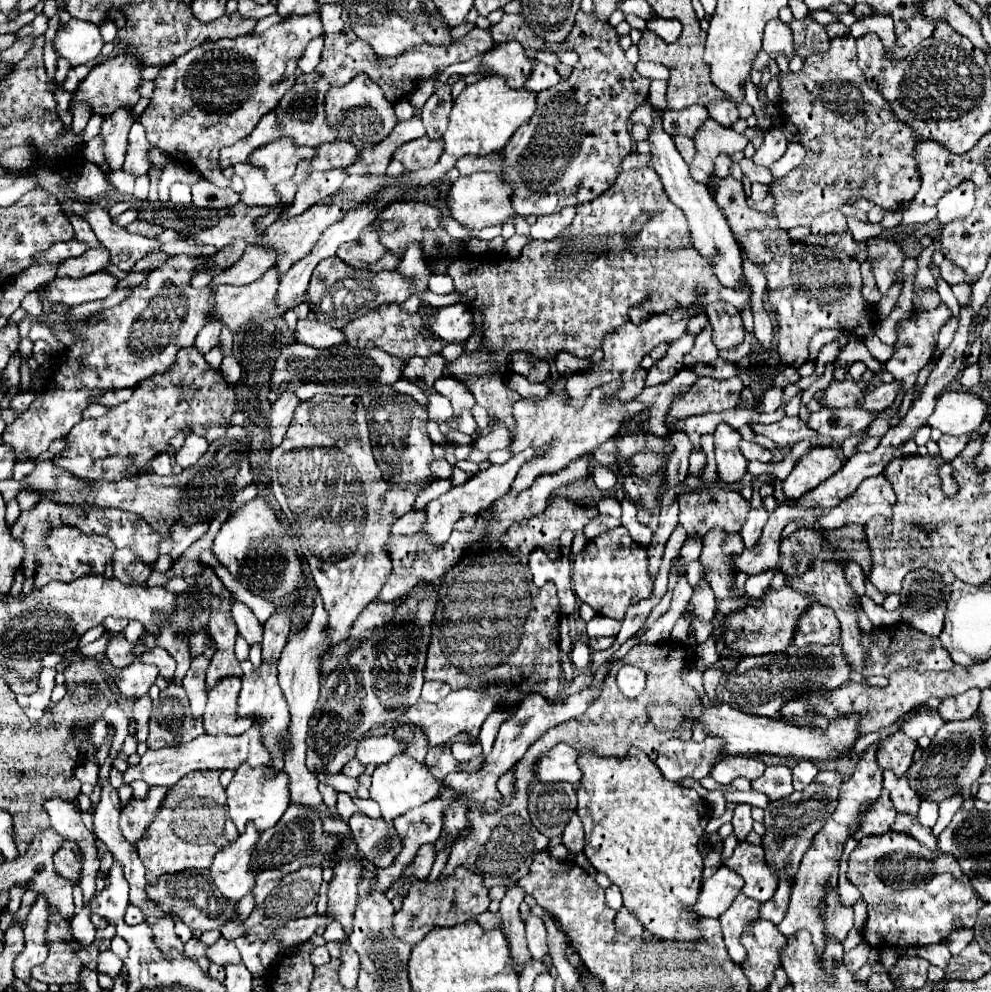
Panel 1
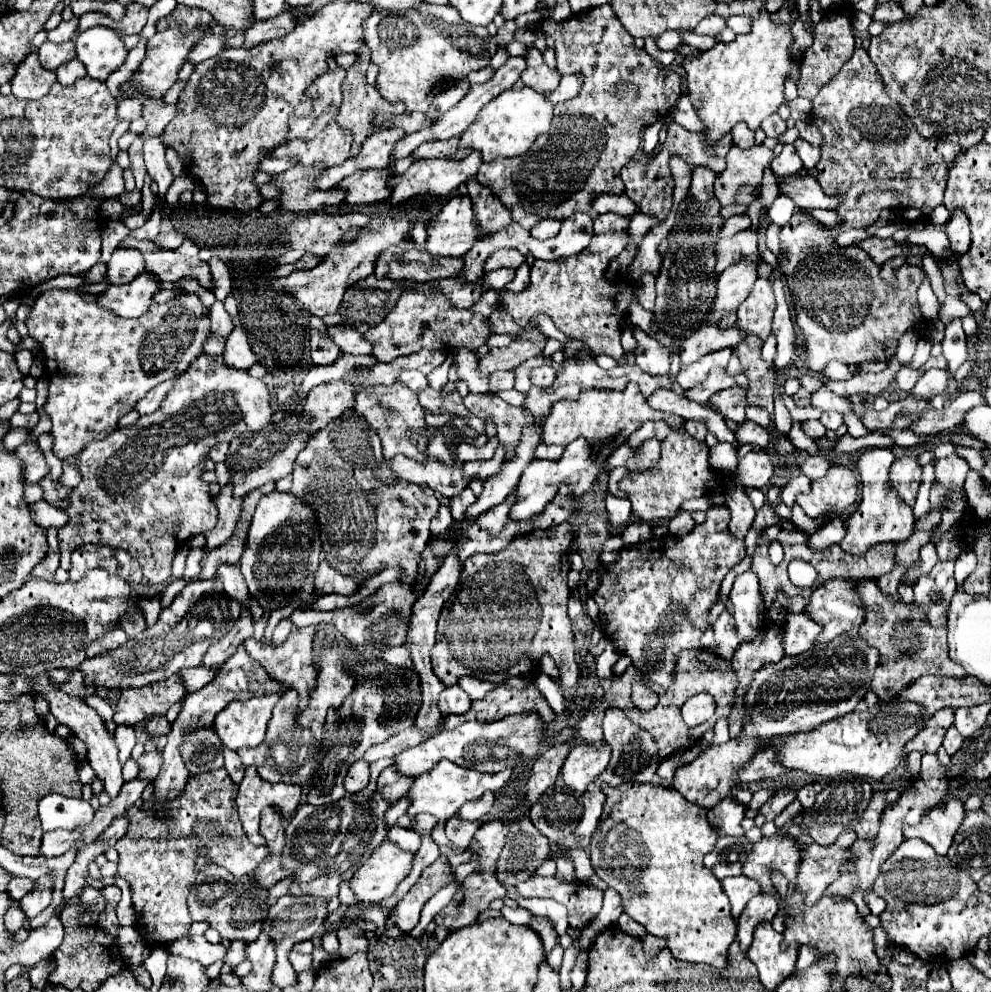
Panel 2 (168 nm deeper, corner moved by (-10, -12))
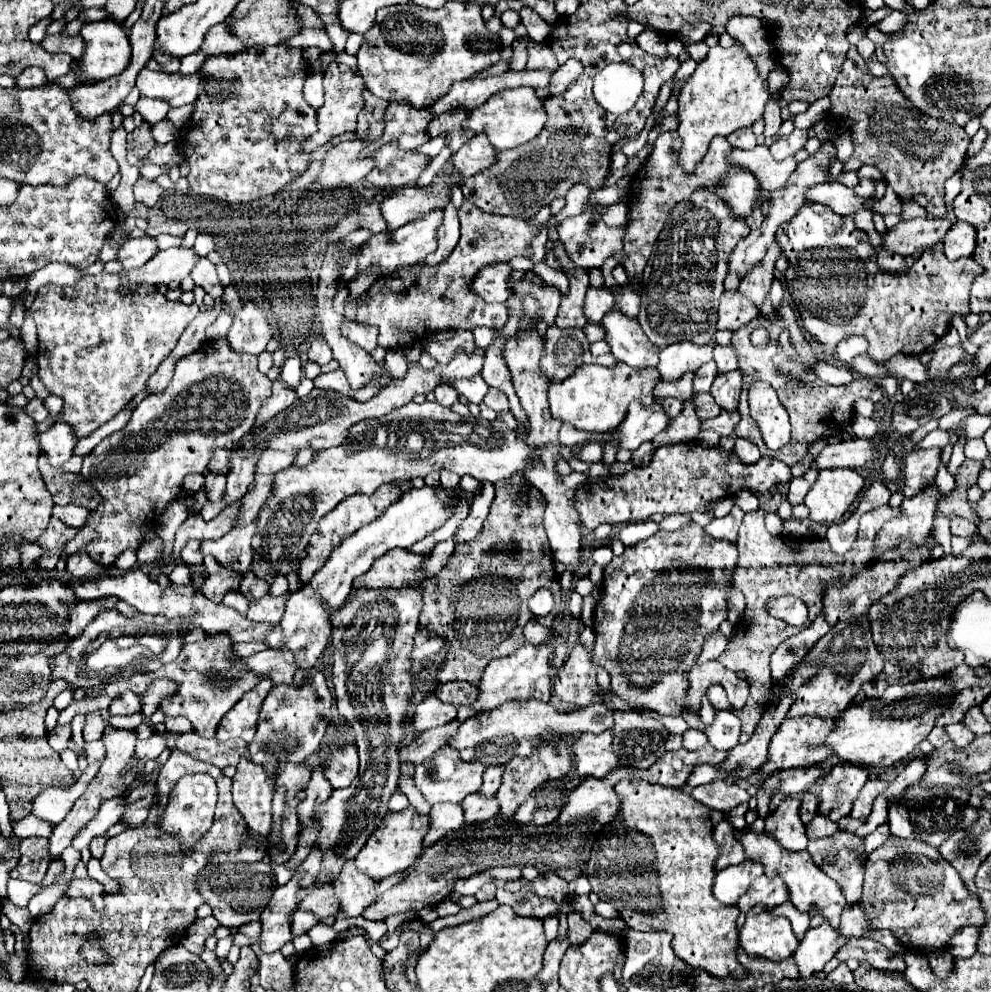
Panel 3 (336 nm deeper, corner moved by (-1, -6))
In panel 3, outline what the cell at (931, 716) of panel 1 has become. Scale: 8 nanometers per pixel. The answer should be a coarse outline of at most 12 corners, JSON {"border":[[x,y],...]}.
{"border":[[963,723],[947,725],[945,731],[955,747],[965,747],[975,735]]}

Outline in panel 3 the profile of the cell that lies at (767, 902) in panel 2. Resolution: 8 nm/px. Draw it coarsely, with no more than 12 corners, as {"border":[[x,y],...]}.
{"border":[[761,875],[737,901],[743,927],[755,905],[769,909],[789,901],[783,879]]}

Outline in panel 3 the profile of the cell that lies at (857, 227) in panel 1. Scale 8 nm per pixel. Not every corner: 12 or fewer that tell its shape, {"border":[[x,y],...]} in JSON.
{"border":[[903,201],[901,219],[927,217],[919,203]]}

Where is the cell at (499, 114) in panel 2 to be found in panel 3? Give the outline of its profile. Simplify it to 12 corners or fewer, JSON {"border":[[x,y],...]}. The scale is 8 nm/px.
{"border":[[531,87],[493,93],[467,121],[493,147],[537,137],[547,115]]}

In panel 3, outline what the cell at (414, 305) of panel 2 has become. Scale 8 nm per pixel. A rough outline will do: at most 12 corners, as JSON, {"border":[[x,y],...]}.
{"border":[[461,205],[437,267],[377,279],[357,321],[405,349],[443,329],[501,329],[477,271],[527,255],[527,221]]}

